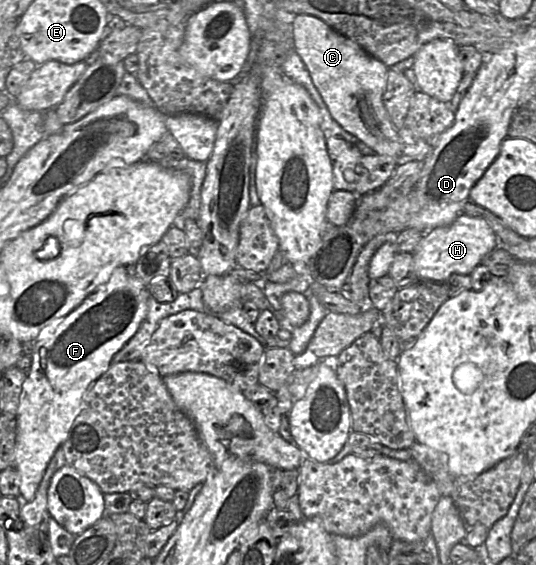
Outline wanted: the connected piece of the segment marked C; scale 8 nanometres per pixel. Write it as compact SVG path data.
M292 16L290 32L292 48L308 70L332 118L375 154L390 156L398 165L403 164L403 144L382 100L388 67L314 16Z

